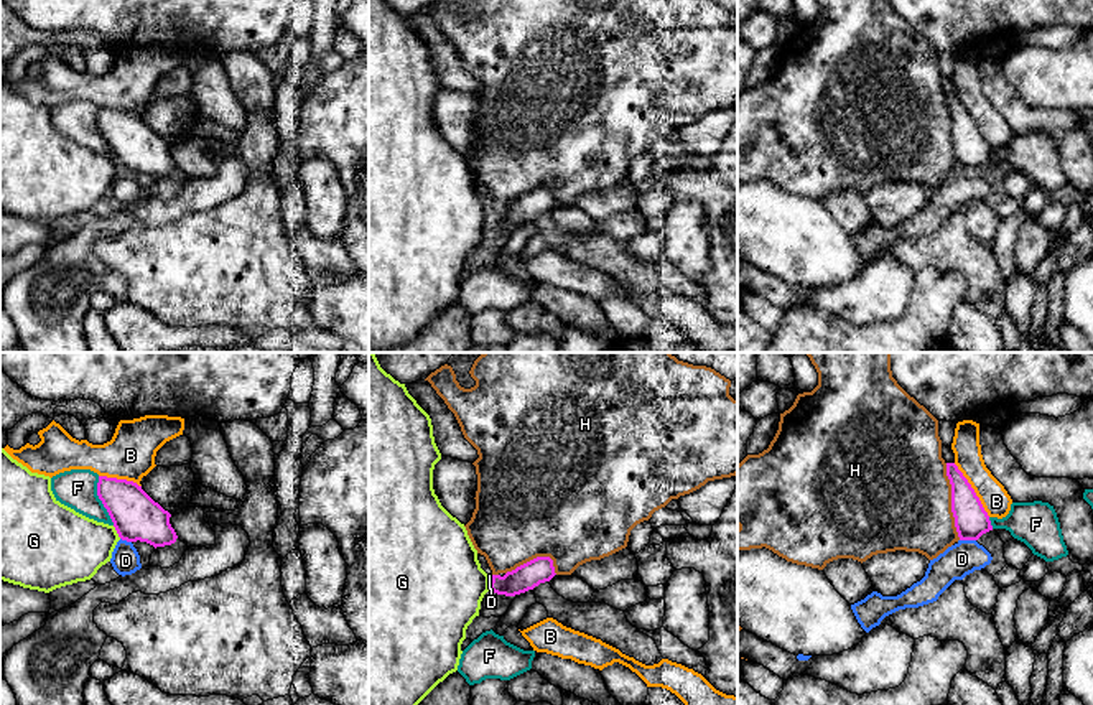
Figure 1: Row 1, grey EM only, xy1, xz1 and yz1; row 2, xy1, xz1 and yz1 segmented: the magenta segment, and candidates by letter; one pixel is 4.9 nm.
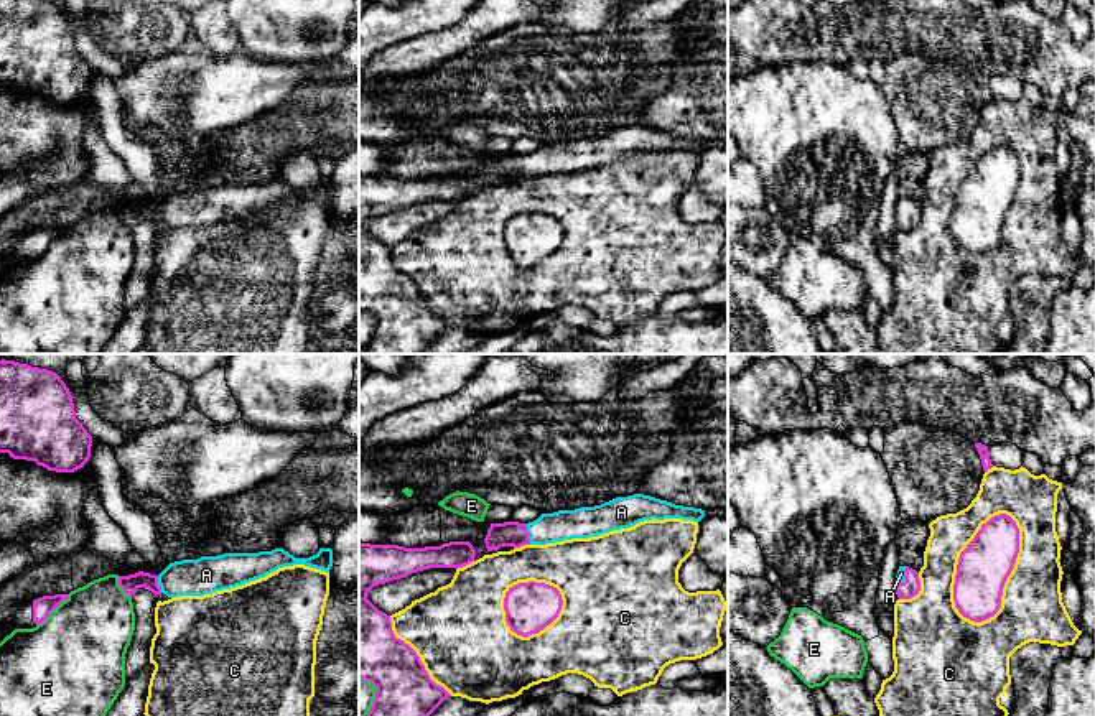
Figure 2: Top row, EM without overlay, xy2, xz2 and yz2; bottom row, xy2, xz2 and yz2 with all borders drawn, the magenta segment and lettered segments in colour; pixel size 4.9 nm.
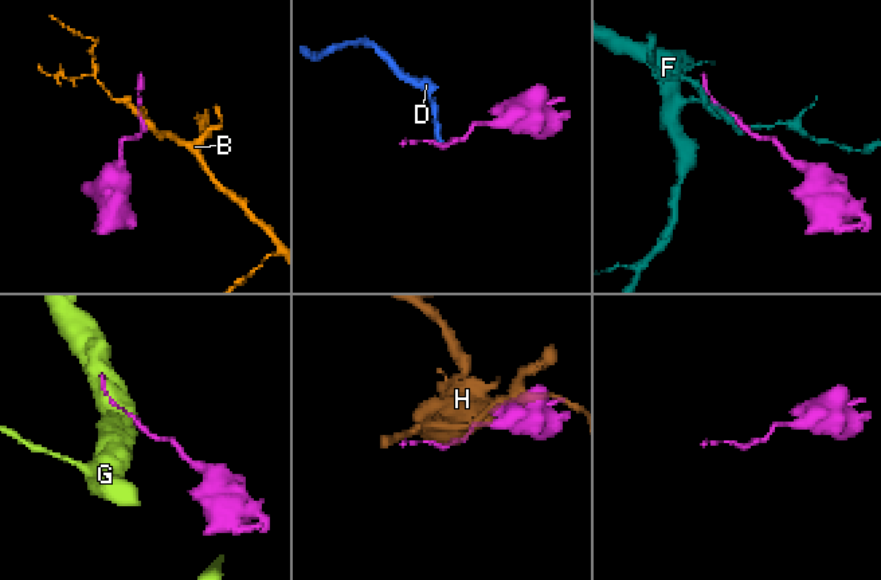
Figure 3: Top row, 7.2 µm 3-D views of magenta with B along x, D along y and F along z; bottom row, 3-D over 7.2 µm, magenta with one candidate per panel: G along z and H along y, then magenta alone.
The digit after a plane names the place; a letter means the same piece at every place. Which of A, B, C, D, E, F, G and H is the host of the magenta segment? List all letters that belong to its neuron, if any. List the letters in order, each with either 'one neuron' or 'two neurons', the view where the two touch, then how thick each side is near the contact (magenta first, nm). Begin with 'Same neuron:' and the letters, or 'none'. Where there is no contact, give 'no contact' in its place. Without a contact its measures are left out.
Same neuron: A
A: one neuron; meets magenta in xz2; 130 nm thick on the magenta side, 150 nm on the other
B: two neurons; meets magenta in yz1; 170 nm thick on the magenta side, 140 nm on the other
C: two neurons; meets magenta in yz2; 260 nm thick on the magenta side, 300 nm on the other
D: two neurons; meets magenta in yz1; 170 nm thick on the magenta side, 160 nm on the other
E: two neurons; meets magenta in xy2; 100 nm thick on the magenta side, 460 nm on the other
F: two neurons; meets magenta in xy1; 240 nm thick on the magenta side, 190 nm on the other
G: two neurons; meets magenta in xy1; 240 nm thick on the magenta side, 340 nm on the other
H: two neurons; meets magenta in yz1; 170 nm thick on the magenta side, 500 nm on the other

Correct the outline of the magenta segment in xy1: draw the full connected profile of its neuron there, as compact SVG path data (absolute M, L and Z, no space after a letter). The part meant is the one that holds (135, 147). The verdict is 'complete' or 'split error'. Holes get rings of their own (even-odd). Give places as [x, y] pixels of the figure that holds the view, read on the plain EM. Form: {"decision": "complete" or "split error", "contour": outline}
{"decision": "complete", "contour": "M99 107L97 127L122 171L140 171L155 180L176 173L178 166L170 155L171 145L137 114Z"}

